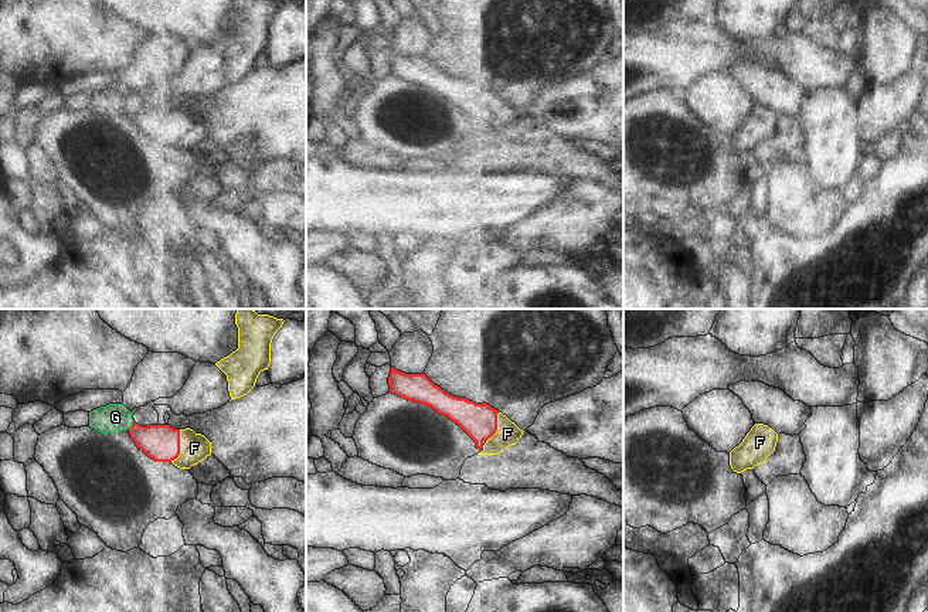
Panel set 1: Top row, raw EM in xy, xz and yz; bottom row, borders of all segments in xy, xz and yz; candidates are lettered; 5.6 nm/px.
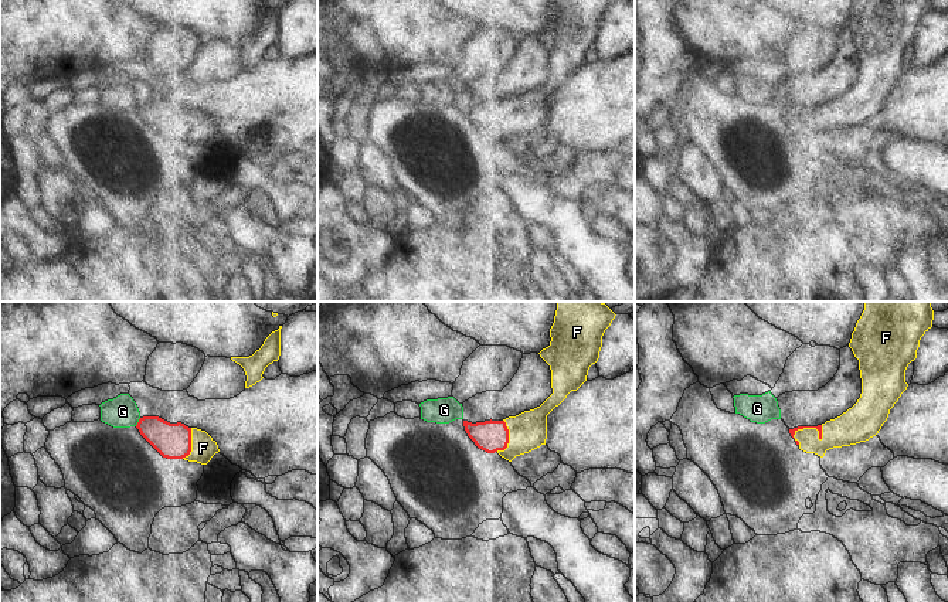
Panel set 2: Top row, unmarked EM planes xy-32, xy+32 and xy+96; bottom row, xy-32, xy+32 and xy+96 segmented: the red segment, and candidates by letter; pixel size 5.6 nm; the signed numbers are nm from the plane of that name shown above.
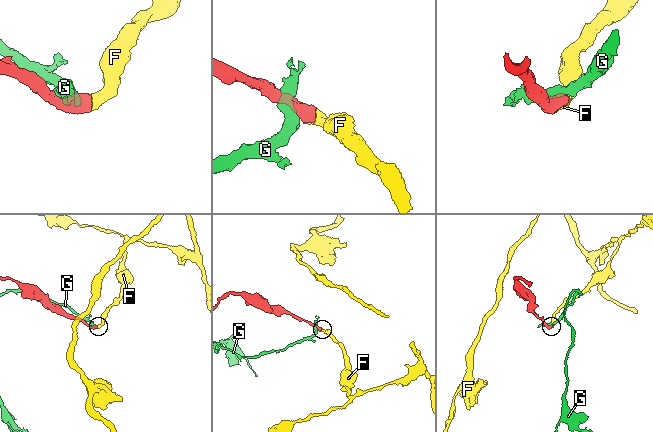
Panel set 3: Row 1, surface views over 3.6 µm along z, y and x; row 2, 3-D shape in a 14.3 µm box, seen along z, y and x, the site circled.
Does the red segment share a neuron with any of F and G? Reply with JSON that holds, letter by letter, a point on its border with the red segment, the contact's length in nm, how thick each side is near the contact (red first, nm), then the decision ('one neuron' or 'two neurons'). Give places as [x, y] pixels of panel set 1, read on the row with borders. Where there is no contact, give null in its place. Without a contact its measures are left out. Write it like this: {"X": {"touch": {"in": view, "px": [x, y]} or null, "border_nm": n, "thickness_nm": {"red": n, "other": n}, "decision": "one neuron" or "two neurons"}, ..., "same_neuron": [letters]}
{"F": {"touch": {"in": "xy", "px": [179, 446]}, "border_nm": 190, "thickness_nm": {"red": 200, "other": 160}, "decision": "one neuron"}, "G": {"touch": {"in": "xy", "px": [132, 425]}, "border_nm": 50, "thickness_nm": {"red": 200, "other": 160}, "decision": "two neurons"}, "same_neuron": ["F"]}

